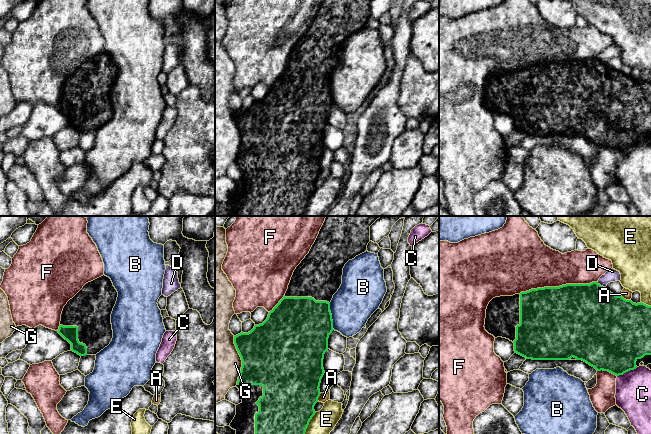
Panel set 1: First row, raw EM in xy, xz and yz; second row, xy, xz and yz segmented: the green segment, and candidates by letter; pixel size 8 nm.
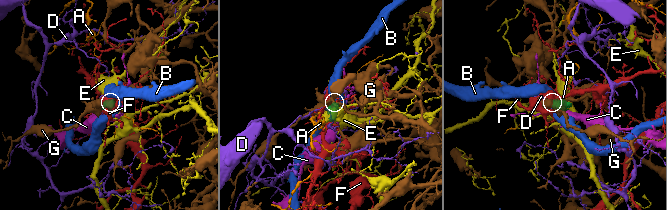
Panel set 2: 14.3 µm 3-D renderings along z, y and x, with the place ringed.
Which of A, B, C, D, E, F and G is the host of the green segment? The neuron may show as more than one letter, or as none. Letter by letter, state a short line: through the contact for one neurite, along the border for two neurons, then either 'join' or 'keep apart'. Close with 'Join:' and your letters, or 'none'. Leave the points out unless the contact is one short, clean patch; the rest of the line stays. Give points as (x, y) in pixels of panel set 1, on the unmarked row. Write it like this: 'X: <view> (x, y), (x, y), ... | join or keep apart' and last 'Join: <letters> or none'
A: keep apart
B: keep apart
C: yz (637, 143), (617, 152) | keep apart
D: yz (597, 57), (604, 63) | keep apart
E: yz (641, 77), (650, 82) | keep apart
F: keep apart
G: keep apart
Join: none

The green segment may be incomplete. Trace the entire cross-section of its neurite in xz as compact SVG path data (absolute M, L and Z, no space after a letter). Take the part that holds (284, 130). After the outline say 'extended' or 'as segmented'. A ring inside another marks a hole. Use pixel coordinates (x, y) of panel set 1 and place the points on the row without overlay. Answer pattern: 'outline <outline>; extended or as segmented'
outline M323 0L309 29L294 46L284 73L273 86L269 88L267 95L262 100L255 101L250 108L241 108L234 112L234 120L242 136L242 143L236 161L242 170L242 178L236 181L236 191L229 201L236 207L234 216L304 216L309 198L316 189L314 182L318 178L318 174L321 170L319 163L321 155L325 149L323 144L324 130L328 126L329 111L334 106L330 78L333 71L338 67L342 60L343 44L345 40L349 36L366 28L367 21L370 18L371 1L372 0Z; extended

